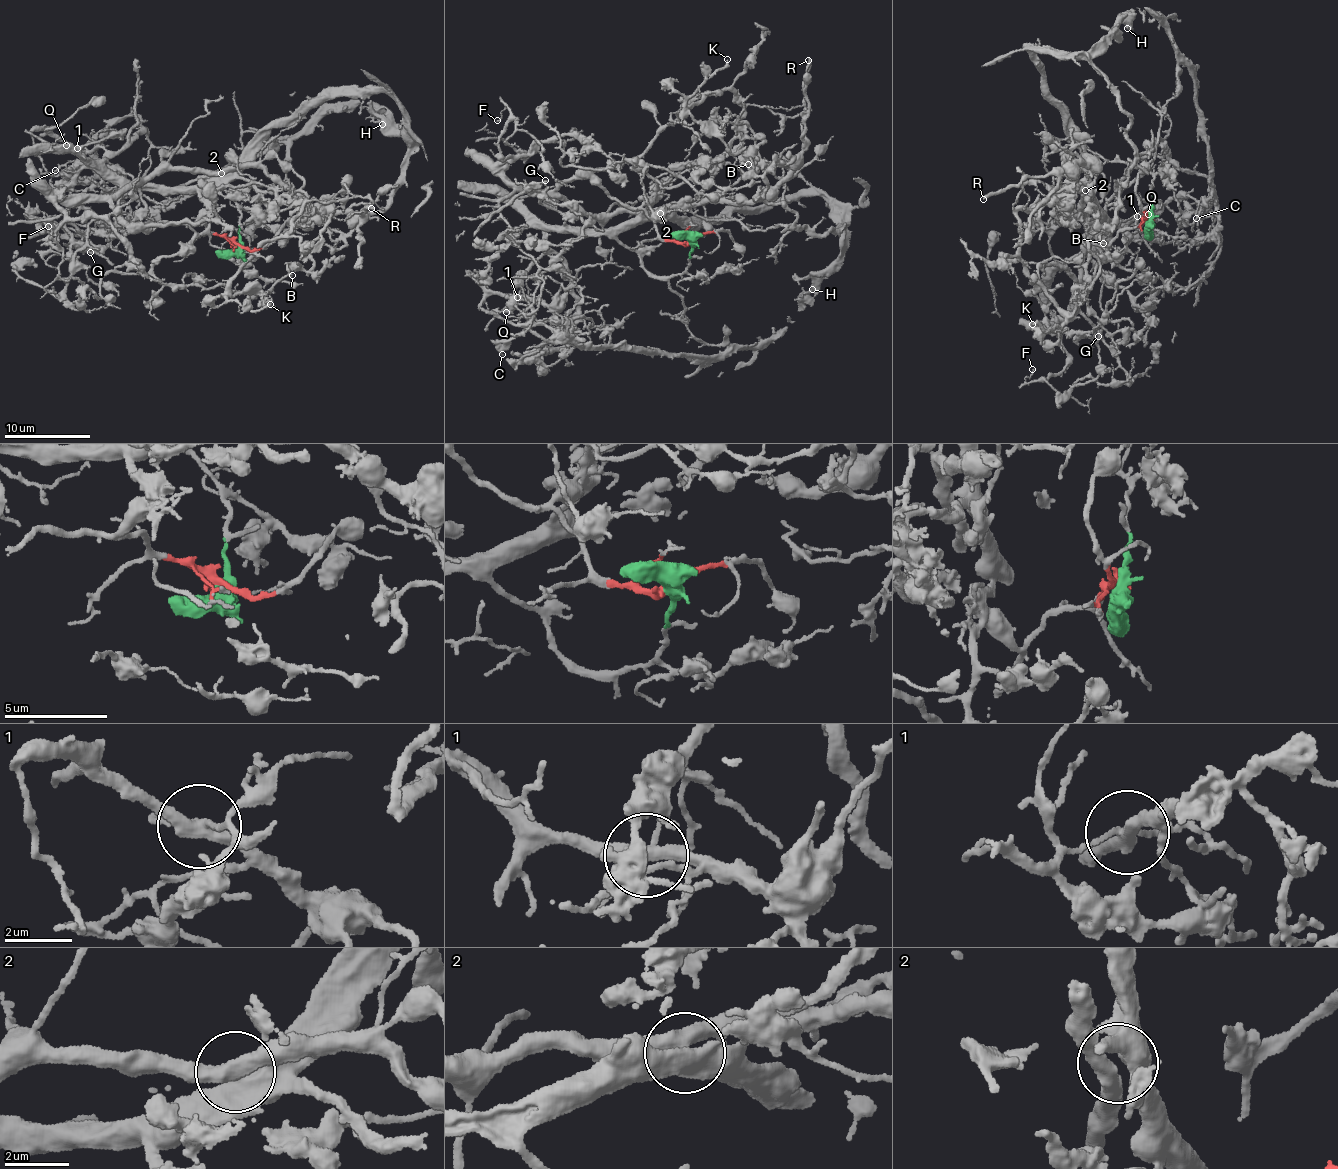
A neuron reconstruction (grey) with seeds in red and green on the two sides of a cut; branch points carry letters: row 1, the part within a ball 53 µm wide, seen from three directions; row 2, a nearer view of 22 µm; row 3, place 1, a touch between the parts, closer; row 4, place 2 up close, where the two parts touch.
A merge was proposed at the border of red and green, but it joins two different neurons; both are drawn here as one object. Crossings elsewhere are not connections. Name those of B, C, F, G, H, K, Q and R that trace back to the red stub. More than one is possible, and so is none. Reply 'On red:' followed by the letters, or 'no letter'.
On red: F, R

